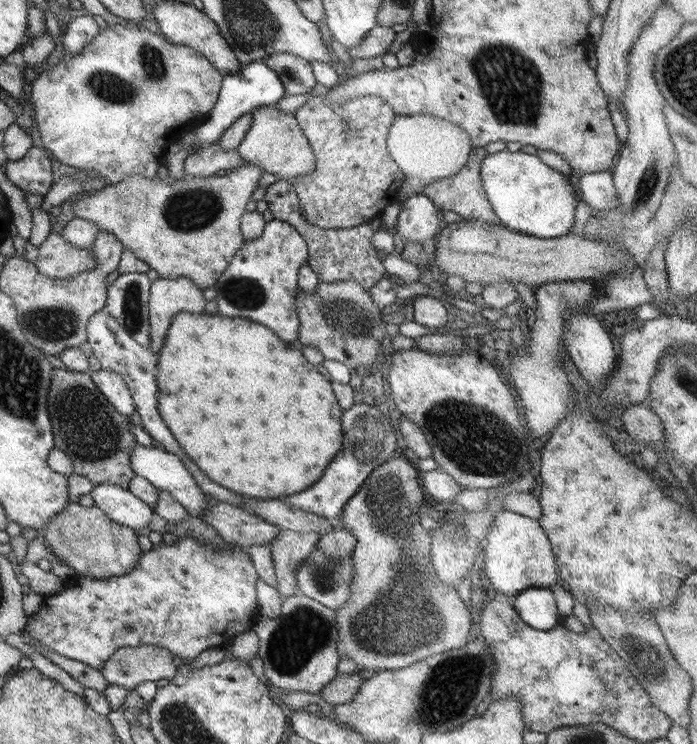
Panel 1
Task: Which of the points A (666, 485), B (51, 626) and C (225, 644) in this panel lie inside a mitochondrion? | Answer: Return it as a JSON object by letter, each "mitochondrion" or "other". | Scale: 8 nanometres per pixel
{"A":"other","B":"other","C":"other"}

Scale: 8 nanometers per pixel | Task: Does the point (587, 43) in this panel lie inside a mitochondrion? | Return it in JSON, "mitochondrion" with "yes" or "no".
{"mitochondrion":"no"}

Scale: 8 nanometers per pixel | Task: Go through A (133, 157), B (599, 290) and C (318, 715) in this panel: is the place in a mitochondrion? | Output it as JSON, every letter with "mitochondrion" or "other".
{"A":"other","B":"mitochondrion","C":"other"}

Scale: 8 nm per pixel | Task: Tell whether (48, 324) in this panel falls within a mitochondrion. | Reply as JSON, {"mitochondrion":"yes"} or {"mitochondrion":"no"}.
{"mitochondrion":"yes"}

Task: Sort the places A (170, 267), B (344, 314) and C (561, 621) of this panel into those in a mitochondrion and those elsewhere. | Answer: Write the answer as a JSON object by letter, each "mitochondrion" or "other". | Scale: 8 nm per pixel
{"A":"other","B":"mitochondrion","C":"other"}

